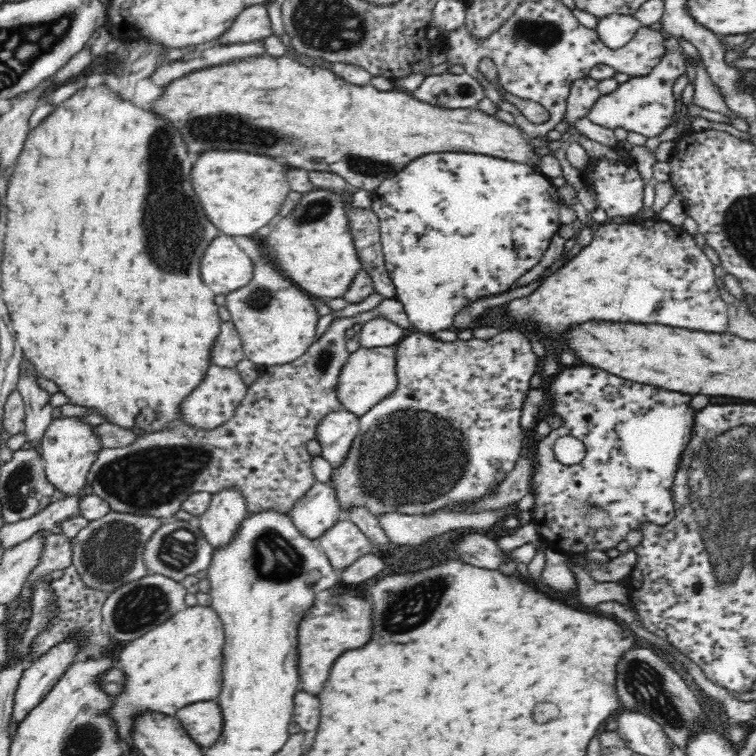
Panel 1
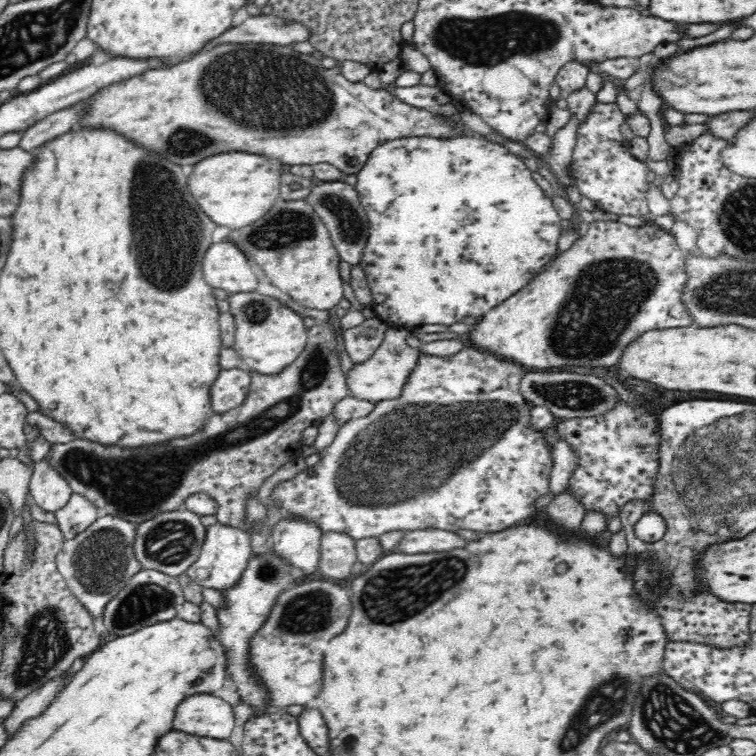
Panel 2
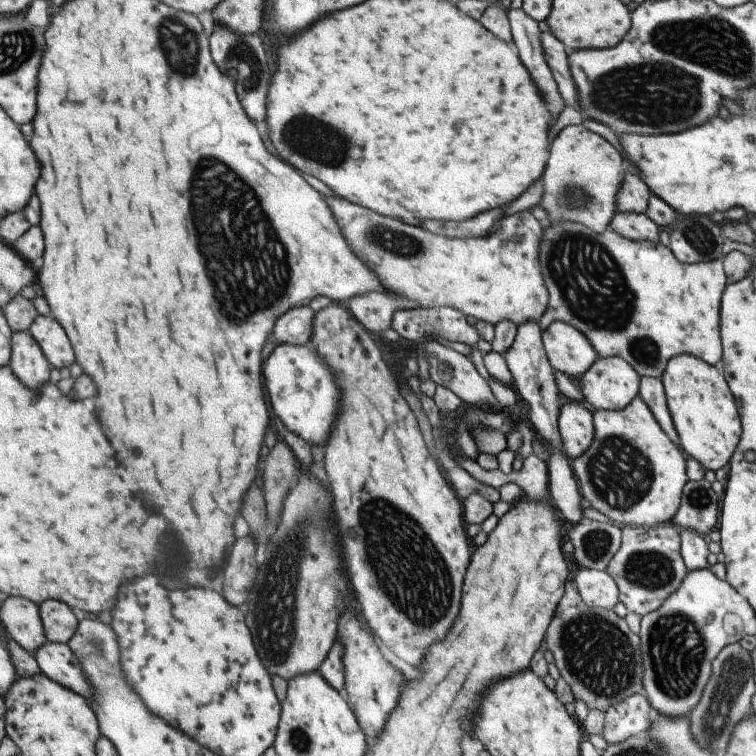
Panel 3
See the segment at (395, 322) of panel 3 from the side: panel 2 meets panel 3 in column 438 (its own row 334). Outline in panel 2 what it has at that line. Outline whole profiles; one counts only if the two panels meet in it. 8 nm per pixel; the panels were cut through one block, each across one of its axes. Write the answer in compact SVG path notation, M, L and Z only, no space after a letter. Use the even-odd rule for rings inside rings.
M328 321L316 322L307 328L306 346L299 357L278 375L262 375L248 369L251 384L244 403L224 414L210 416L193 436L174 438L166 444L142 448L106 446L85 439L70 444L54 444L51 446L51 466L66 479L74 493L86 497L107 515L122 518L134 525L152 520L162 512L176 512L183 507L186 498L203 492L218 503L217 520L245 529L248 500L258 500L258 490L266 479L292 461L293 456L306 451L302 432L310 426L320 427L324 418L333 413L335 405L349 396L347 375L340 363L344 350L336 341L337 334L338 329Z

